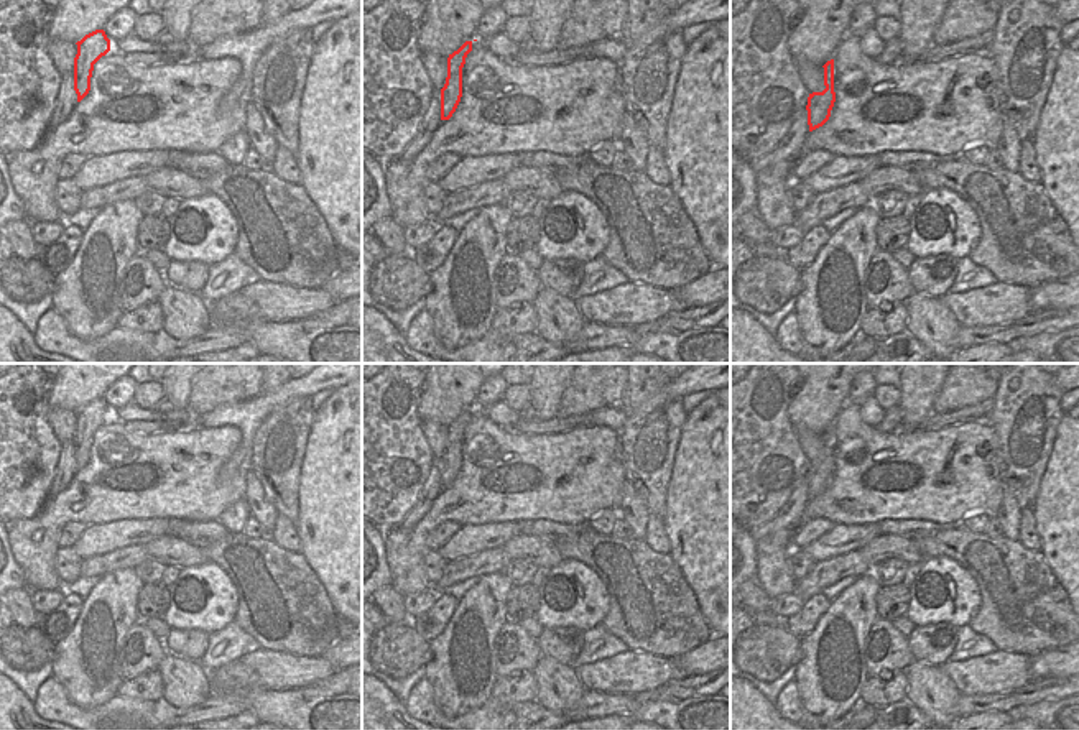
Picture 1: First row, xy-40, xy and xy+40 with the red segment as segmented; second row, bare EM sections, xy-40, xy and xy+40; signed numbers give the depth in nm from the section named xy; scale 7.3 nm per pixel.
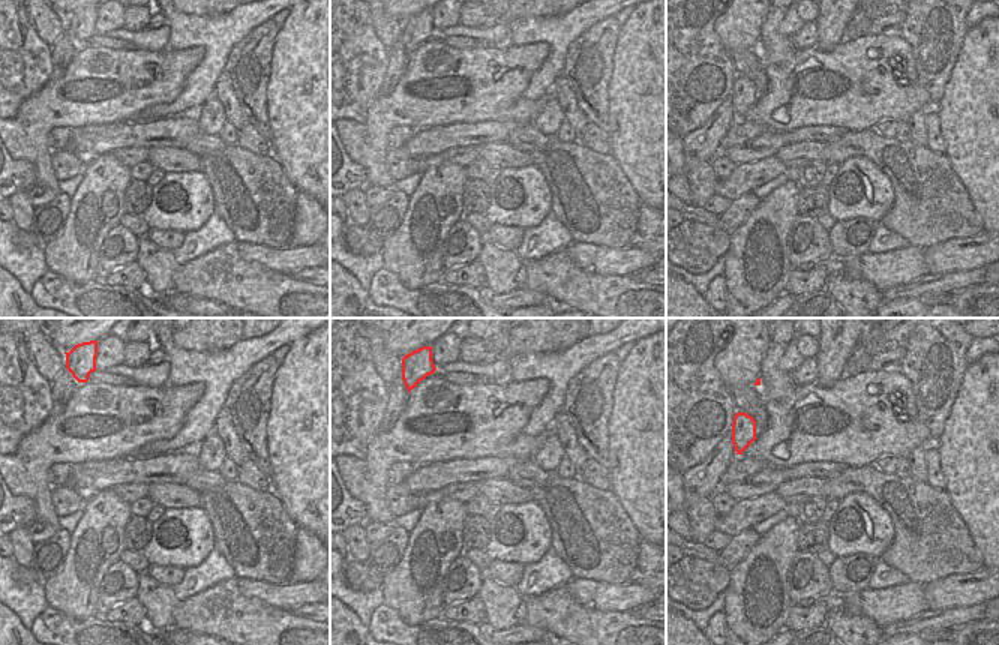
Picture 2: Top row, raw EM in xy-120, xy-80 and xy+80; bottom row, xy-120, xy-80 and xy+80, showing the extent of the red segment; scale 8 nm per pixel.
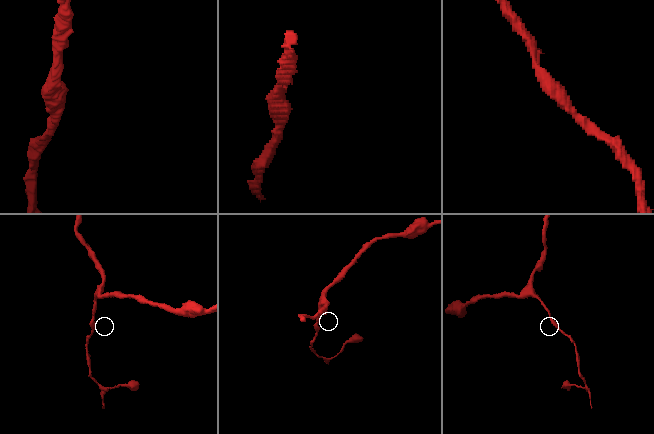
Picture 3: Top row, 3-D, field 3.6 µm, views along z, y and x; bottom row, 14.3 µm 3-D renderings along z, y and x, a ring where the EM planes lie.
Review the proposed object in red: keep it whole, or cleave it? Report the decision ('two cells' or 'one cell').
one cell

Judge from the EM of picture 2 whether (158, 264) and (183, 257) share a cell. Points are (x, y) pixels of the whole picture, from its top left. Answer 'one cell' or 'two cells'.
two cells

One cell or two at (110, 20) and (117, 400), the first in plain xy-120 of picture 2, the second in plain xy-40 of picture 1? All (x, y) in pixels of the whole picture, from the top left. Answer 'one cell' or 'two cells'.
one cell

